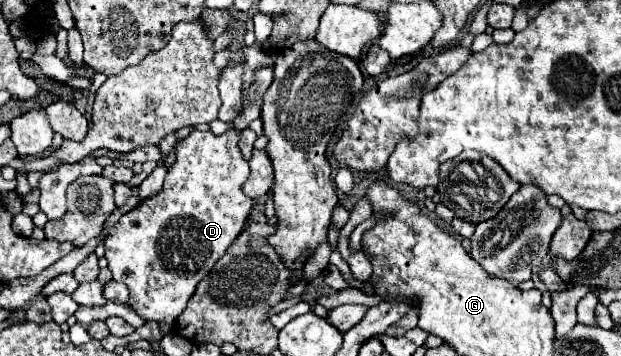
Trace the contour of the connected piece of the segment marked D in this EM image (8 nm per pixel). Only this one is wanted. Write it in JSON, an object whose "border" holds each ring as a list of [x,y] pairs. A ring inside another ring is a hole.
{"border":[[[230,122],[230,128],[220,136],[210,130],[192,130],[186,138],[178,140],[176,160],[168,168],[168,176],[164,180],[162,190],[156,196],[142,200],[132,212],[124,214],[118,226],[106,238],[104,246],[108,268],[112,270],[116,282],[124,282],[128,286],[130,306],[144,320],[164,322],[174,328],[176,318],[184,312],[186,302],[194,294],[196,284],[212,270],[216,260],[224,256],[224,252],[242,232],[254,202],[242,192],[242,184],[250,174],[250,166],[238,148],[240,134],[242,130],[238,130],[234,122]]]}

